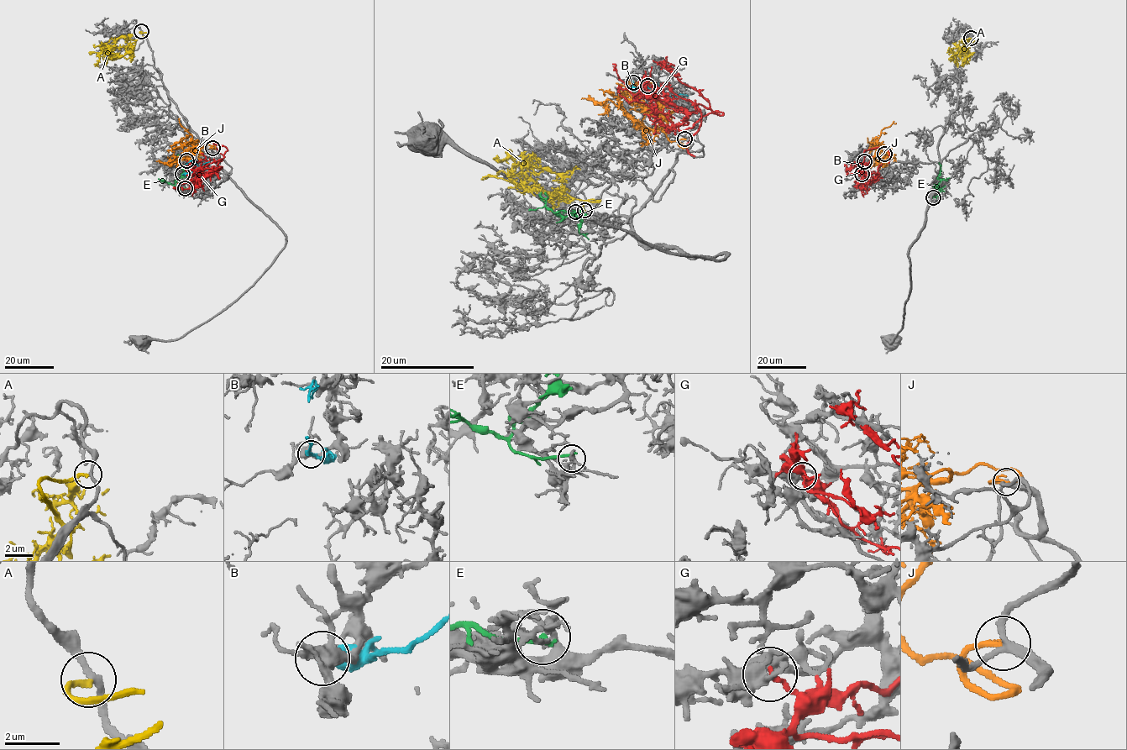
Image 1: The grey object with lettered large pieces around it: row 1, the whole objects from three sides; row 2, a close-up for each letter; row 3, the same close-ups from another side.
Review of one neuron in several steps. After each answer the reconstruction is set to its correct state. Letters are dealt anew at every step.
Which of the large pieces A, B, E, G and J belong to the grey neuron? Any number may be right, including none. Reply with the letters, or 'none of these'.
A, J

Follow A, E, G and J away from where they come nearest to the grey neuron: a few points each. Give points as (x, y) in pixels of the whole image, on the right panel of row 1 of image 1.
A: (970, 38), (962, 39), (965, 45), (969, 40), (952, 59), (950, 46)
E: (933, 197), (940, 190), (939, 162)
G: (864, 161), (863, 170), (859, 173), (863, 172), (861, 167), (865, 150), (883, 147), (888, 152), (888, 164)
J: (884, 154), (889, 154), (888, 151), (880, 149), (878, 154), (880, 147), (872, 142), (867, 150)

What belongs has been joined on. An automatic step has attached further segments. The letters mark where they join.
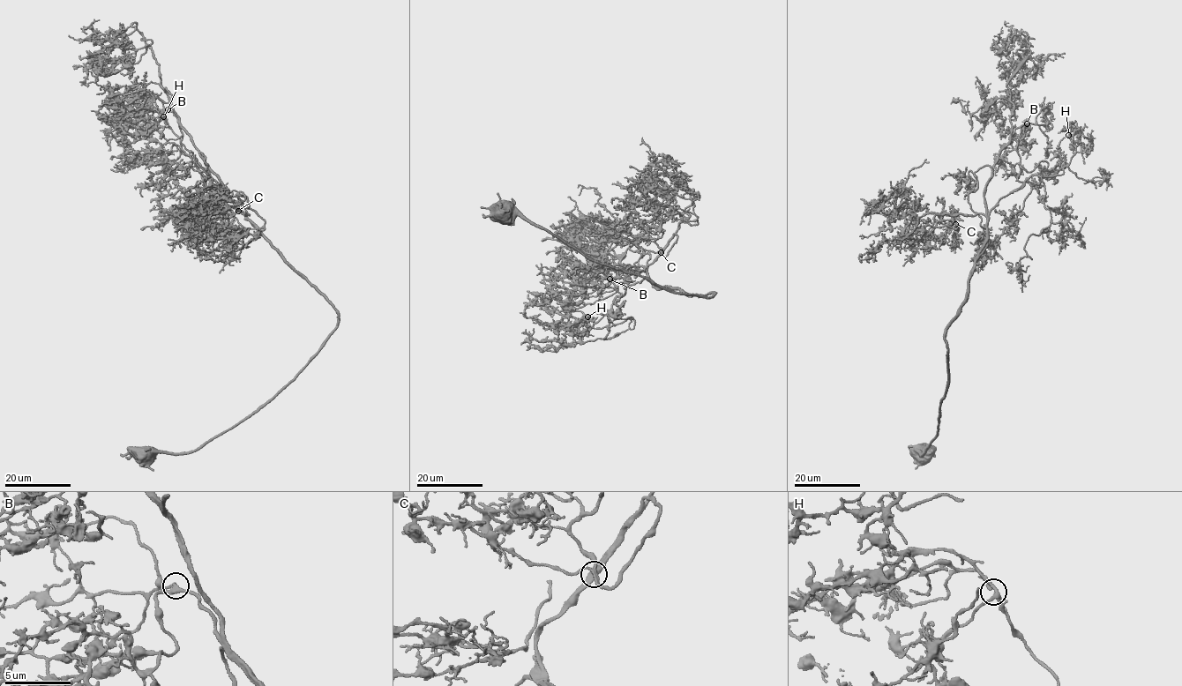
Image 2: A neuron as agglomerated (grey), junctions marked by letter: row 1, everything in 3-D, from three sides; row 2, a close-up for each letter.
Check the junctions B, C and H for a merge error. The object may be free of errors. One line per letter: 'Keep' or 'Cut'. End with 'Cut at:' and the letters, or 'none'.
B: Keep
C: Keep
H: Keep
Cut at: none

